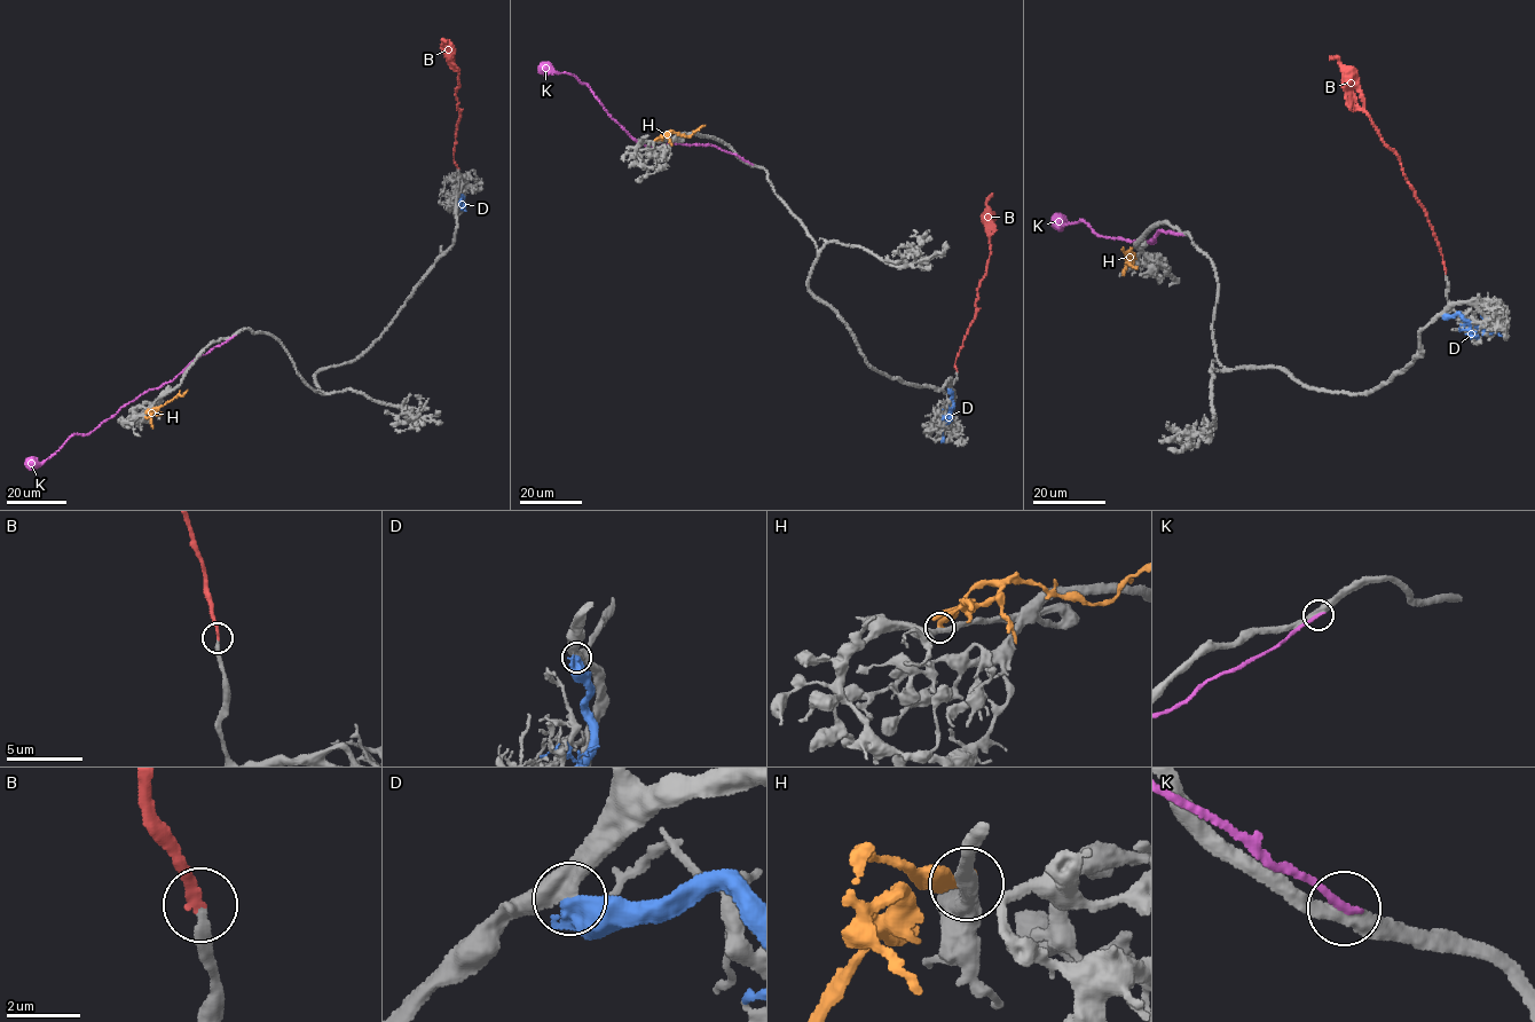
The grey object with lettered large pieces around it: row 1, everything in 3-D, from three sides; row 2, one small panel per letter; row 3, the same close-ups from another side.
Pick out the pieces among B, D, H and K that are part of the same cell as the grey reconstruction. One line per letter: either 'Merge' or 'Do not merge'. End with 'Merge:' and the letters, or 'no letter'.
B: Merge
D: Do not merge
H: Do not merge
K: Do not merge
Merge: B

